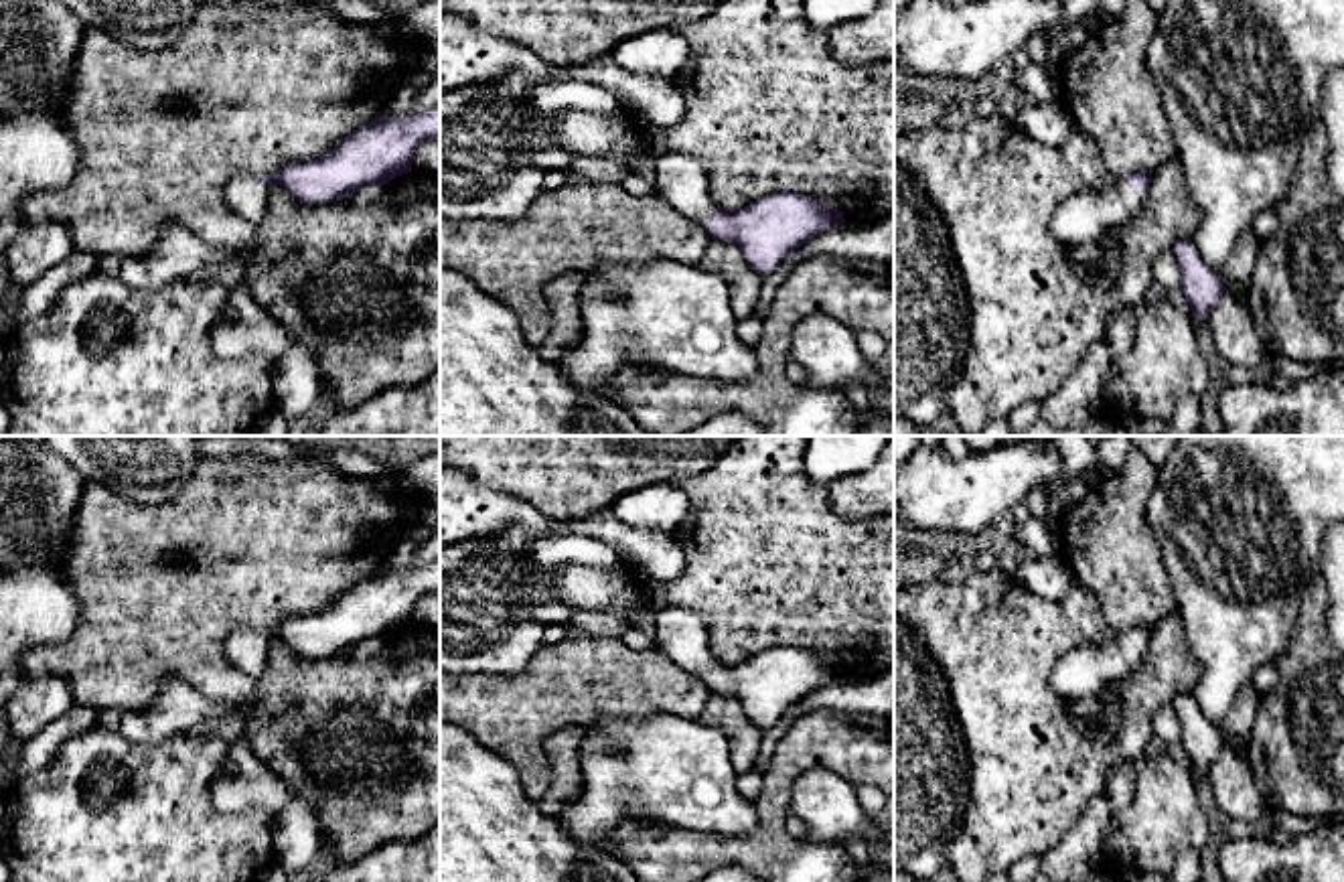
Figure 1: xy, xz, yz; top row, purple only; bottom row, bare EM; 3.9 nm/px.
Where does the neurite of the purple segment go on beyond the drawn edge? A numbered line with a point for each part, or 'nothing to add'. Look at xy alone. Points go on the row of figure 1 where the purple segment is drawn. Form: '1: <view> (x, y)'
1: xy (248, 197)

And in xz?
1: xz (682, 181)

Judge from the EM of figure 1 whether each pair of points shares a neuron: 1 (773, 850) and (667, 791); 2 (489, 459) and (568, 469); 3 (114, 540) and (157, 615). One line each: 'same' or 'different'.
1: different
2: same
3: same

